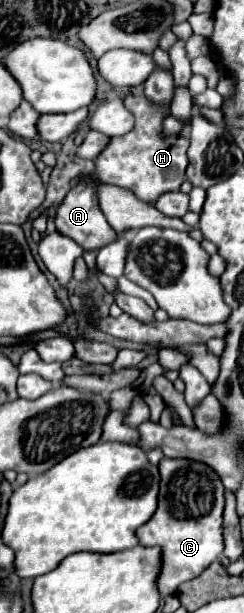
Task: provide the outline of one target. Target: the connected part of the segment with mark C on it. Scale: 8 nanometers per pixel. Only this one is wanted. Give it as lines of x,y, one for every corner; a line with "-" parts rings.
162,458
158,468
162,476
158,510
150,522
138,528
138,538
142,546
162,546
164,566
158,586
162,596
168,596
174,594
182,582
196,578
222,554
222,512
226,488
210,466
196,460

